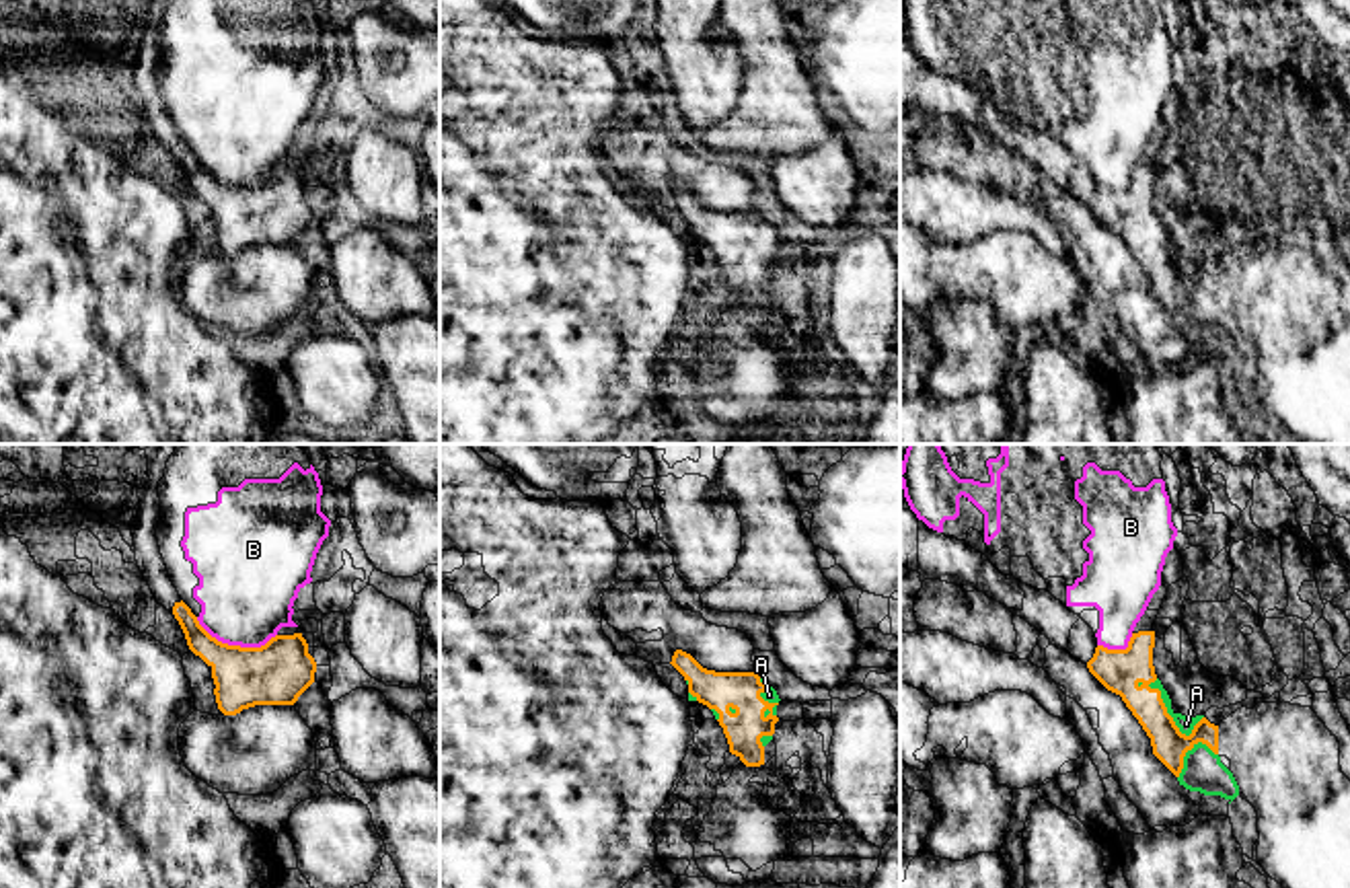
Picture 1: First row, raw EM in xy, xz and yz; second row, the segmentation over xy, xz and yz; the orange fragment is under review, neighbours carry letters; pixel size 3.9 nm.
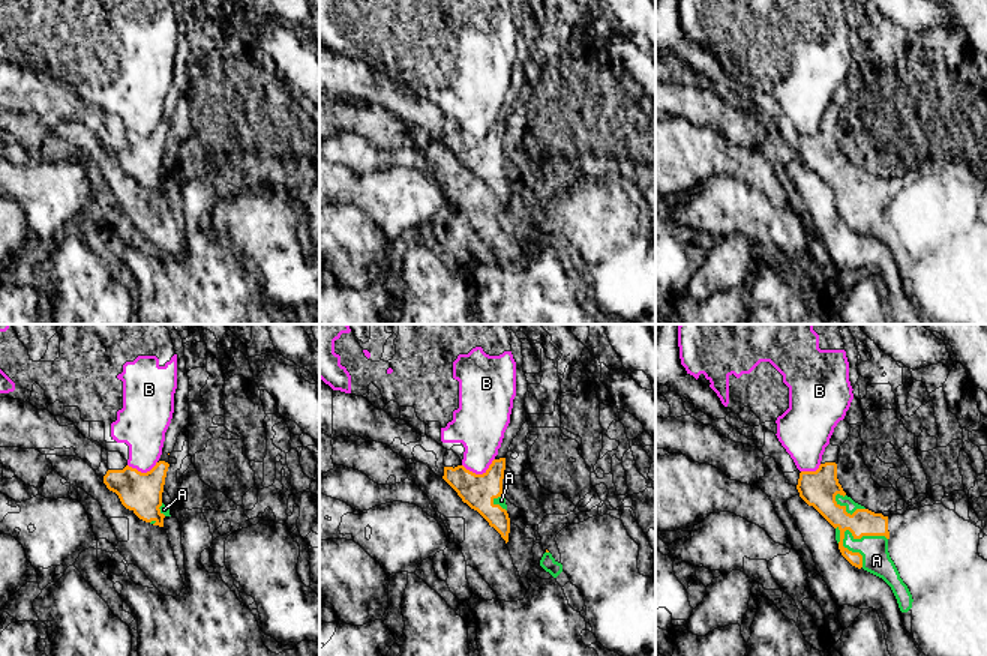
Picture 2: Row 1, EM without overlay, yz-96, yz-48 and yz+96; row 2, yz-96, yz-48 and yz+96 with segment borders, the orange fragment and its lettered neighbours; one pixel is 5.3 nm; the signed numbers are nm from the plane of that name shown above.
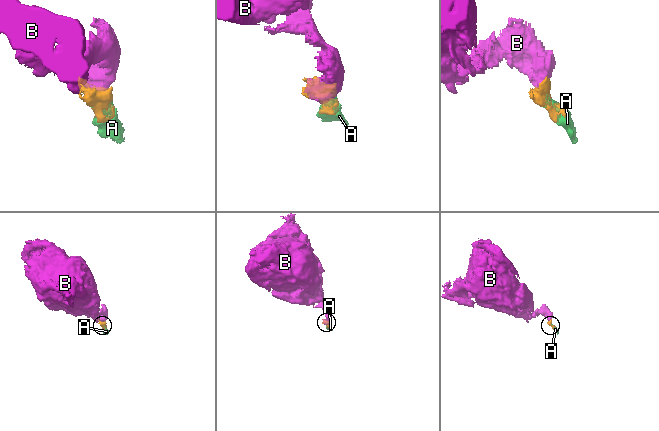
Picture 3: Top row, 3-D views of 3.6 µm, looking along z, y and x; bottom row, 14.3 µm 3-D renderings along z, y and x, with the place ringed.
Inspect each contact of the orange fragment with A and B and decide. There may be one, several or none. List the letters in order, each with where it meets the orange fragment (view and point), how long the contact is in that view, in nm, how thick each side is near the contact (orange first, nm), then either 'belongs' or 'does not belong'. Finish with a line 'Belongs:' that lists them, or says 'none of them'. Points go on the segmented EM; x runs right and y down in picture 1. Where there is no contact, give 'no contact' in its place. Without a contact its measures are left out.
A: meets orange in yz at (1166, 708); contact 260 nm long; 170 nm thick on the orange side, 60 nm on the other; belongs
B: meets orange in xy at (235, 646); contact 320 nm long; 240 nm thick on the orange side, 380 nm on the other; does not belong
Belongs: A

